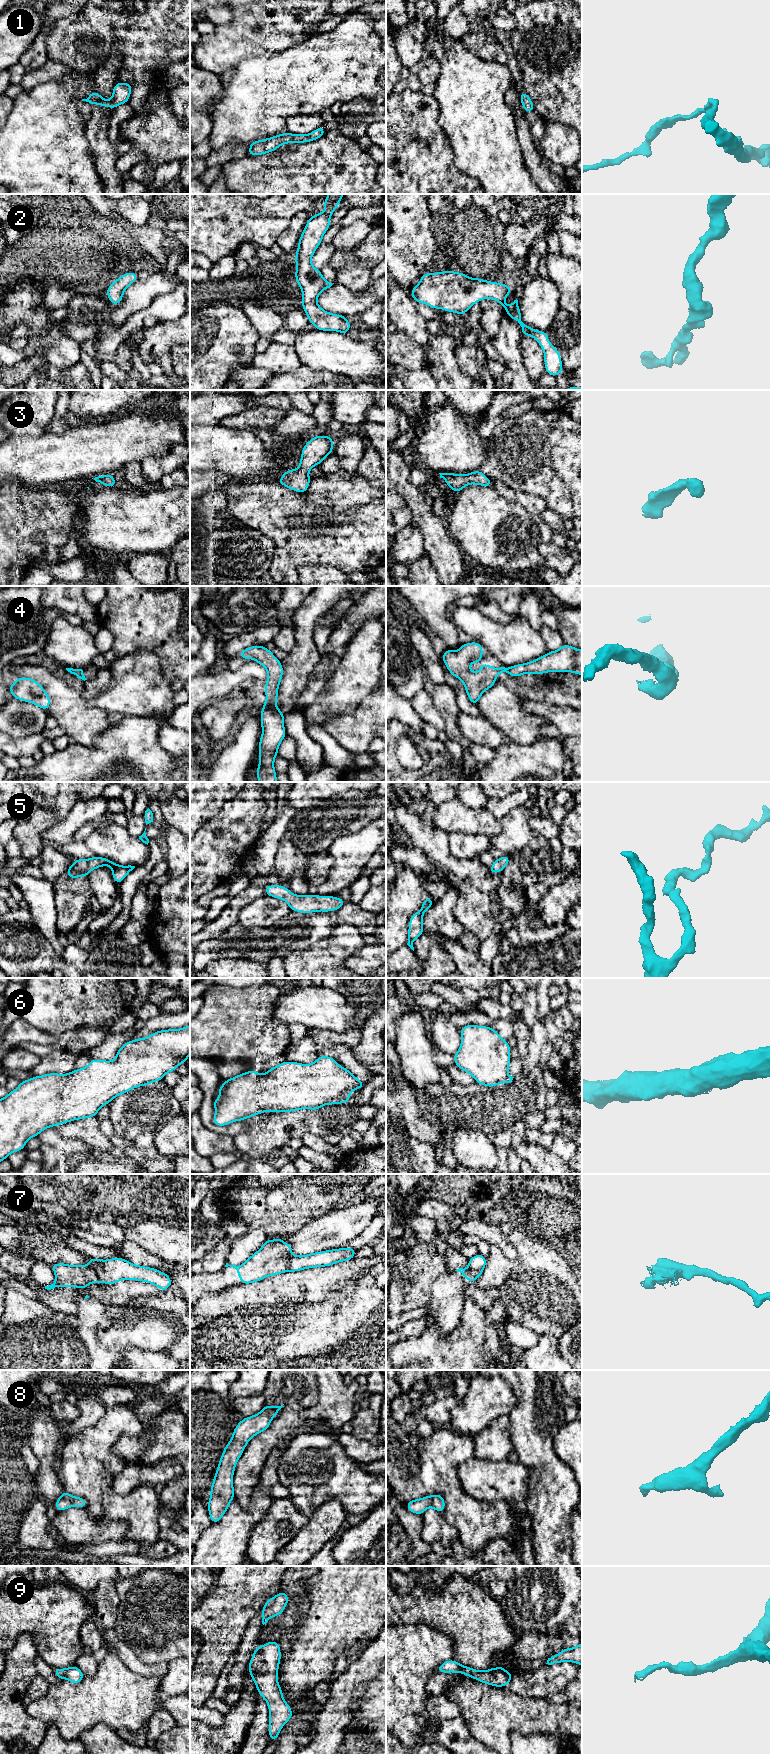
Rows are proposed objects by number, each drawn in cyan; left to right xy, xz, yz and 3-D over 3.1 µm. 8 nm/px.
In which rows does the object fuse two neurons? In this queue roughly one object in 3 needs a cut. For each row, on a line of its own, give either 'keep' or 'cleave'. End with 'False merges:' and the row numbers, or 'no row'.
1: keep
2: keep
3: keep
4: cleave
5: keep
6: cleave
7: cleave
8: keep
9: keep
False merges: 4, 6, 7

